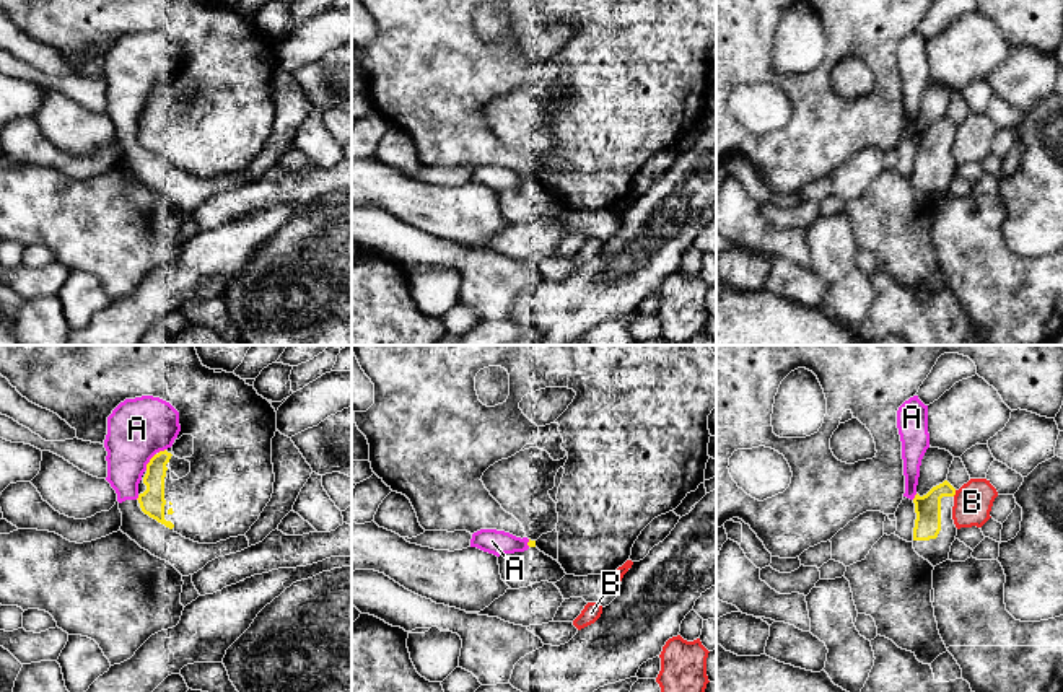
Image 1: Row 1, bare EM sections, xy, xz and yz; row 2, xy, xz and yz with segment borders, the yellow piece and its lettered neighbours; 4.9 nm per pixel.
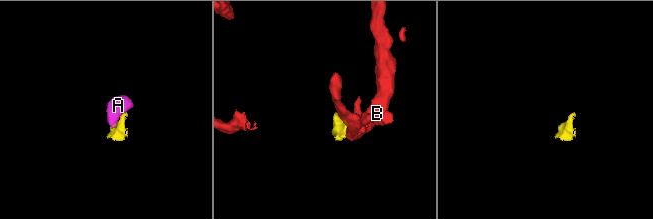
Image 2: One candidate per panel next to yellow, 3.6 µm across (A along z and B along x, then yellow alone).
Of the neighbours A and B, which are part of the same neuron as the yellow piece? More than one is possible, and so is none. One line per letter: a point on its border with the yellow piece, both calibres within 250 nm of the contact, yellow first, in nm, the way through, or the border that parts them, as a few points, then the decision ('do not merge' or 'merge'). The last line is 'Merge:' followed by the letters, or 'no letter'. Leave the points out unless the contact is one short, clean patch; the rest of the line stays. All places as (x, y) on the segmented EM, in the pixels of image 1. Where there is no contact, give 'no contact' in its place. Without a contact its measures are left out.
A: meets yellow in xy at (150, 461); 130 nm thick on the yellow side, 300 nm on the other; do not merge
B: meets yellow in yz at (954, 494); 130 nm thick on the yellow side, 190 nm on the other; do not merge
Merge: no letter

